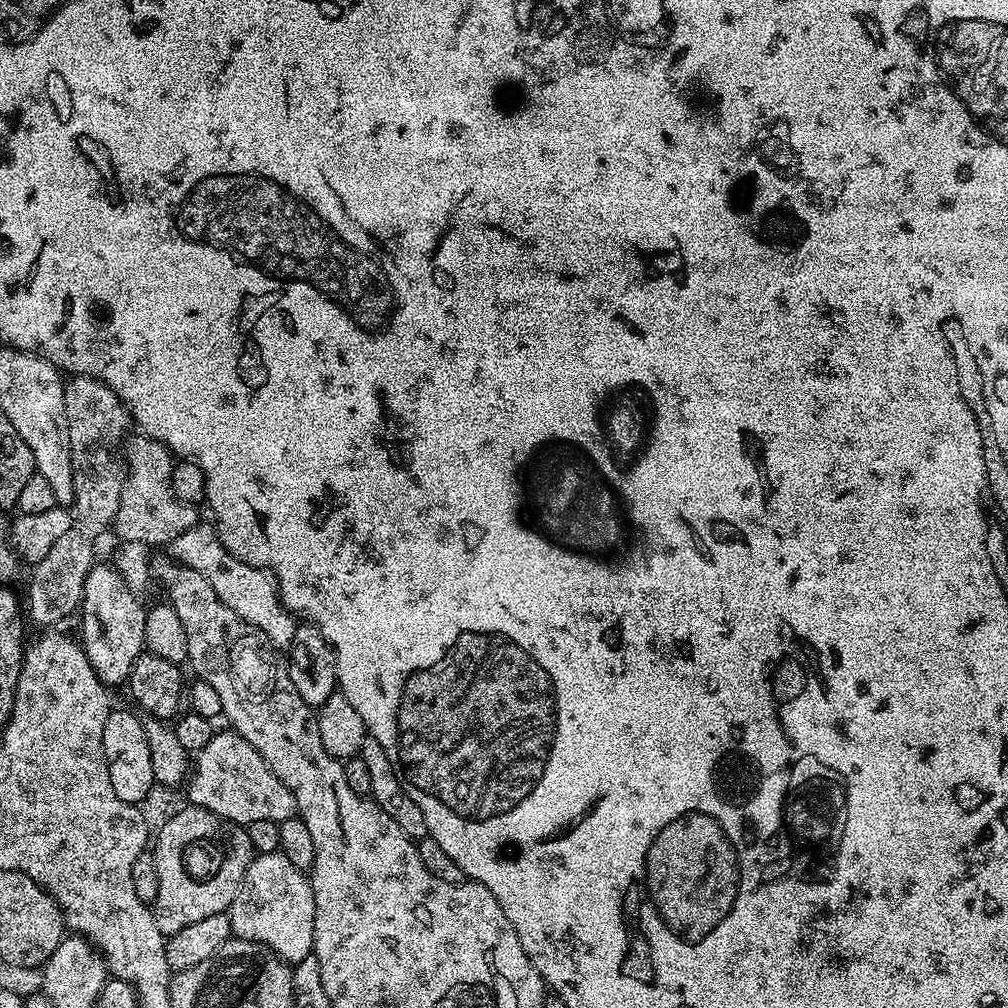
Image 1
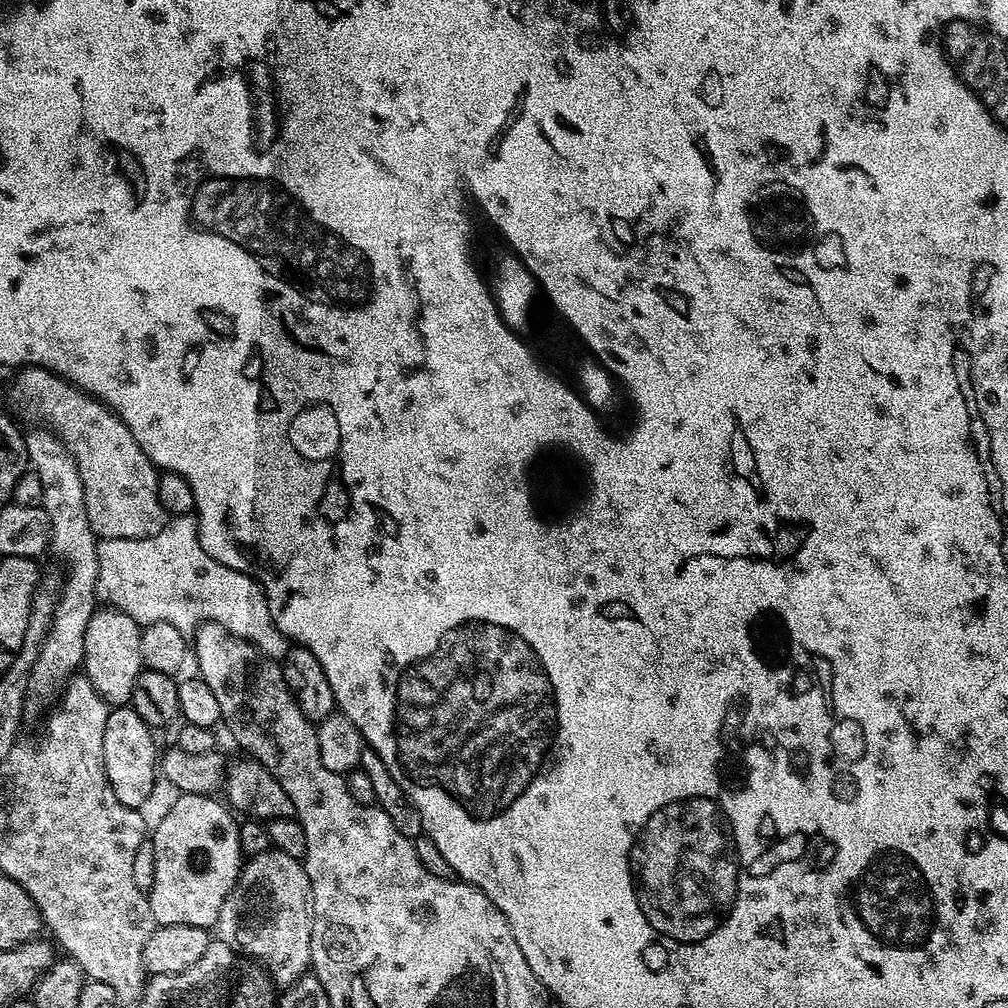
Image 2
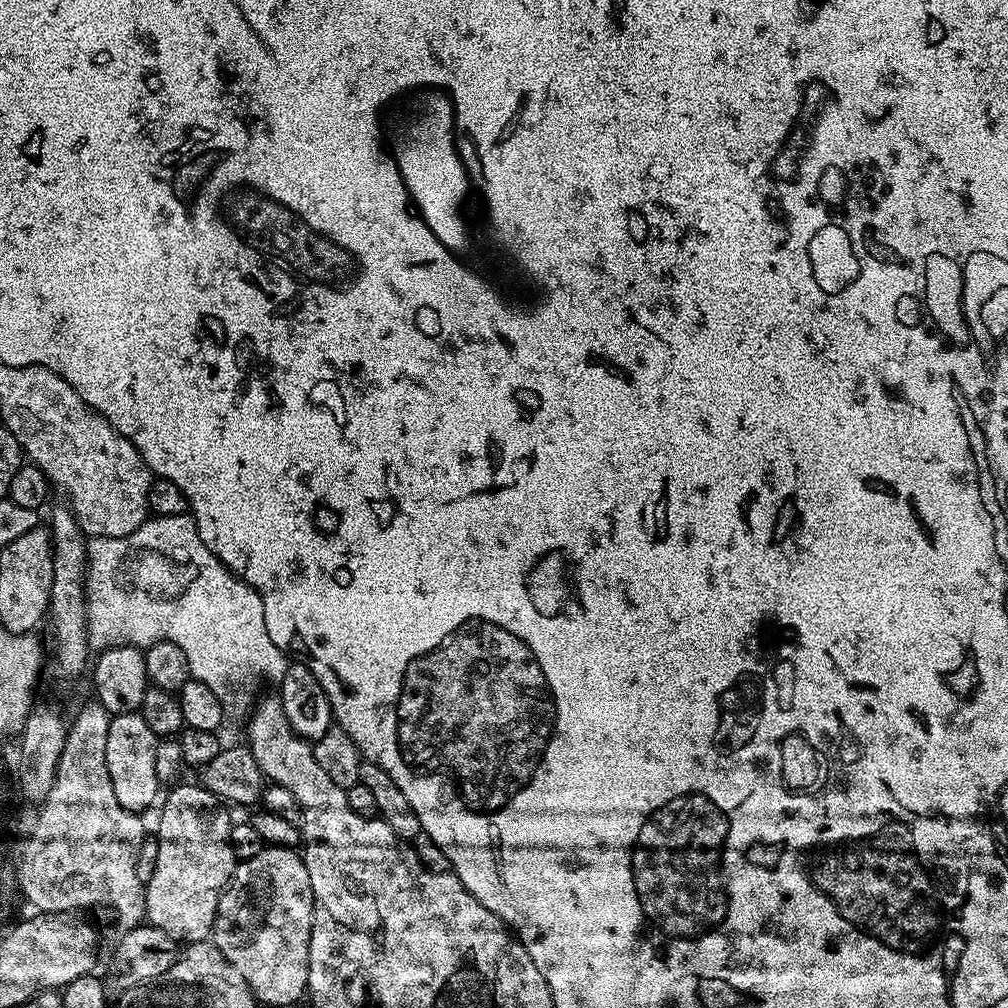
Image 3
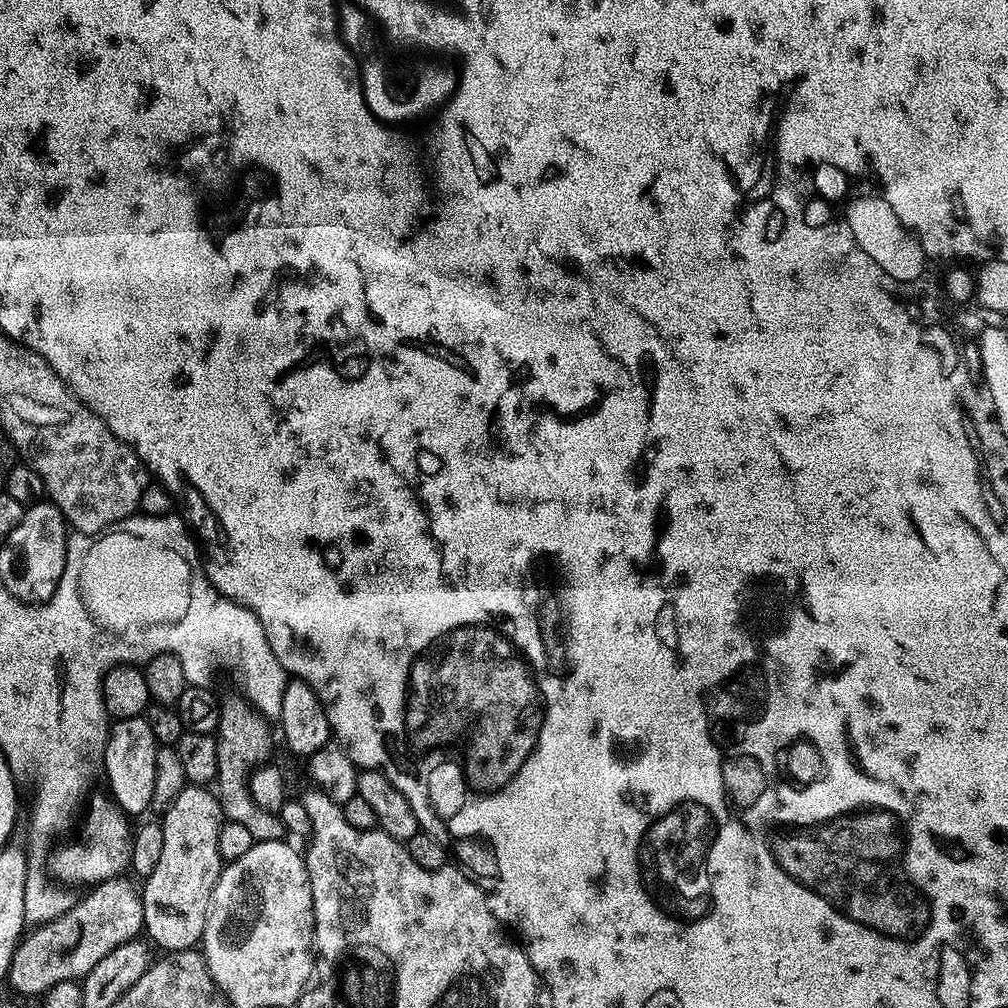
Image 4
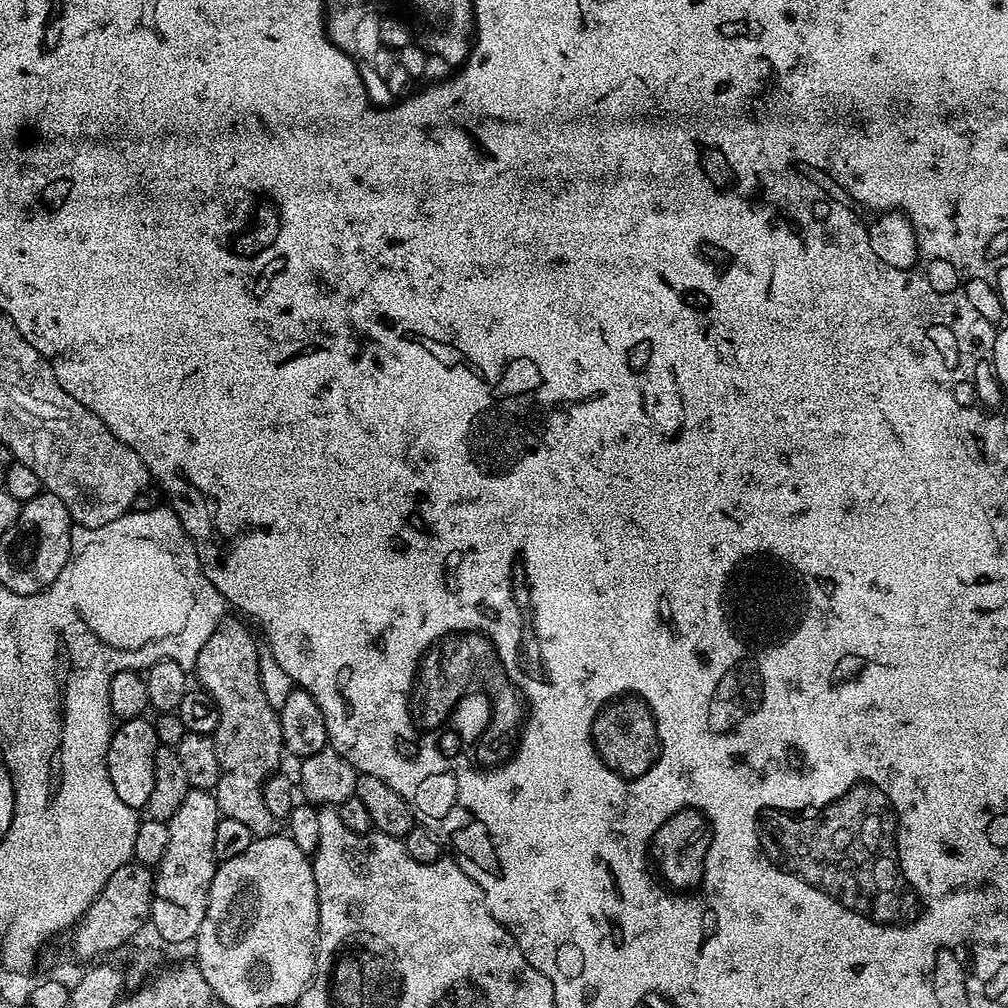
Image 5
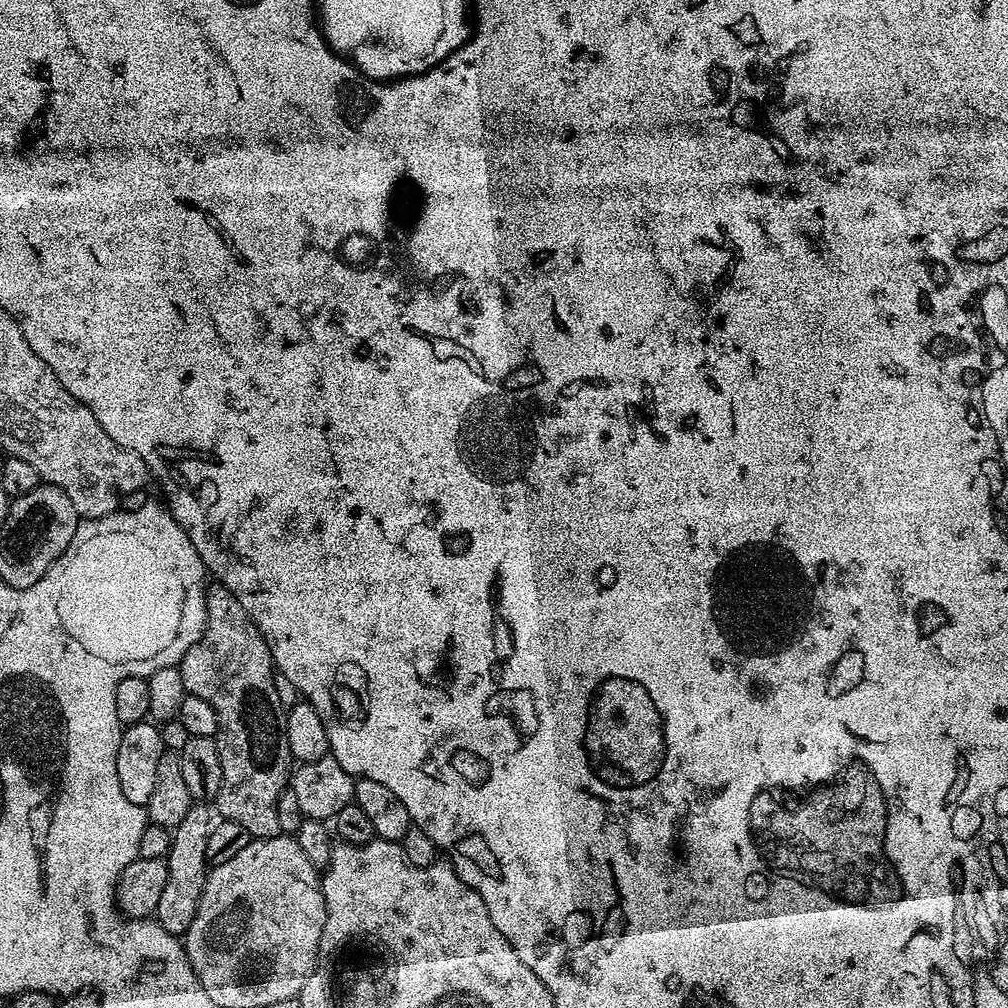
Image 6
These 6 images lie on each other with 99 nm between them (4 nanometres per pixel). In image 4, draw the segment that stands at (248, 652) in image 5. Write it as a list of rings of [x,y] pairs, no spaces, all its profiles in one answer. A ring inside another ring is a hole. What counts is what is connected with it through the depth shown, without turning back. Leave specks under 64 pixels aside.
[[[249,707],[228,708],[220,713],[220,727],[216,736],[218,746],[218,774],[214,788],[218,793],[220,808],[225,820],[233,820],[246,826],[246,831],[254,834],[257,842],[284,840],[284,823],[274,812],[262,810],[248,789],[248,777],[253,768],[265,763],[272,752],[272,732],[268,729],[269,721]]]

